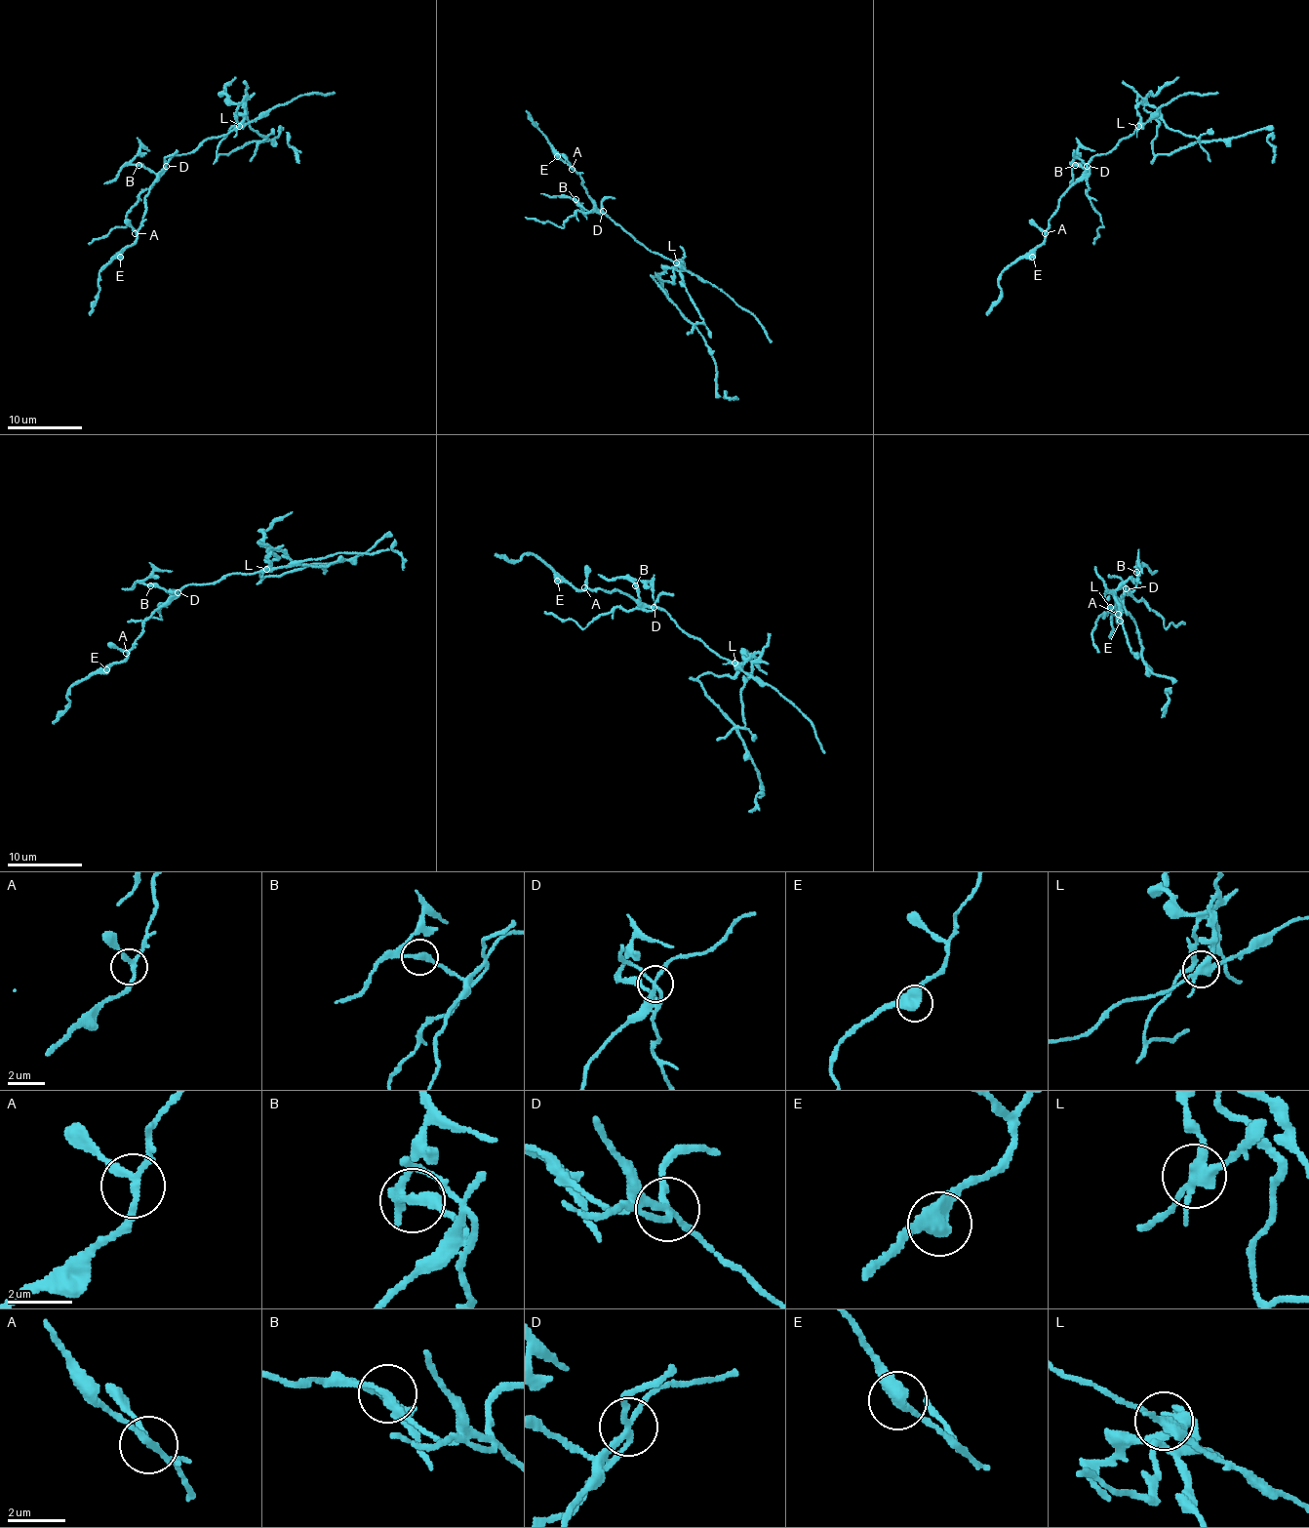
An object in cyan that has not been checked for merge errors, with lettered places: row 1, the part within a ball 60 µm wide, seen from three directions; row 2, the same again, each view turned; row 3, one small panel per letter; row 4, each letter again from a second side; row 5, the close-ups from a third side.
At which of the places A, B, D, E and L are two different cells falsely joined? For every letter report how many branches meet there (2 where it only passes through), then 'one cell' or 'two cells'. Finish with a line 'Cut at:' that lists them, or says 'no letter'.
A: 3 branches meet; one cell
B: 2 branches meet; two cells
D: 3 branches meet; two cells
E: 2 branches meet; one cell
L: 4 branches meet; two cells
Cut at: B, D, L

